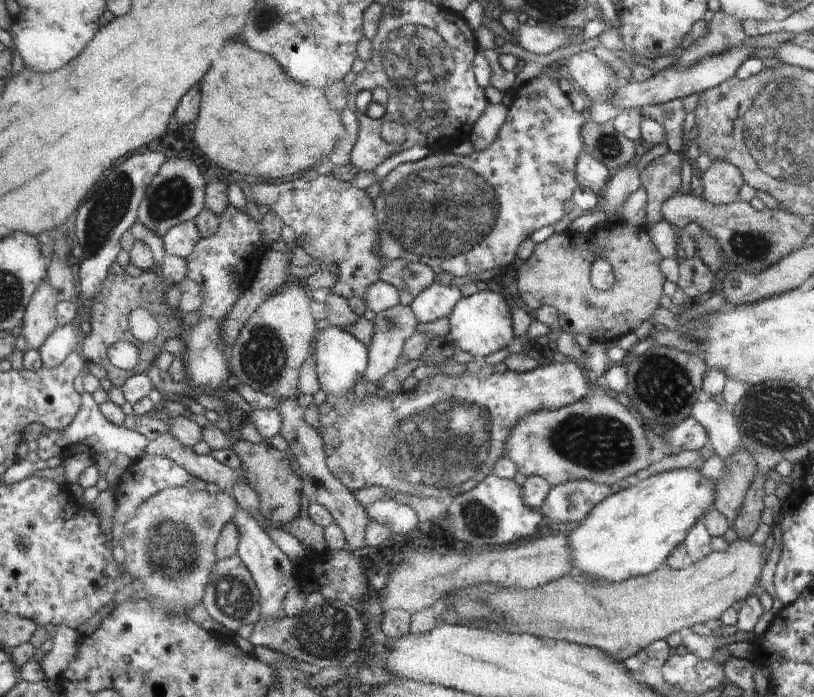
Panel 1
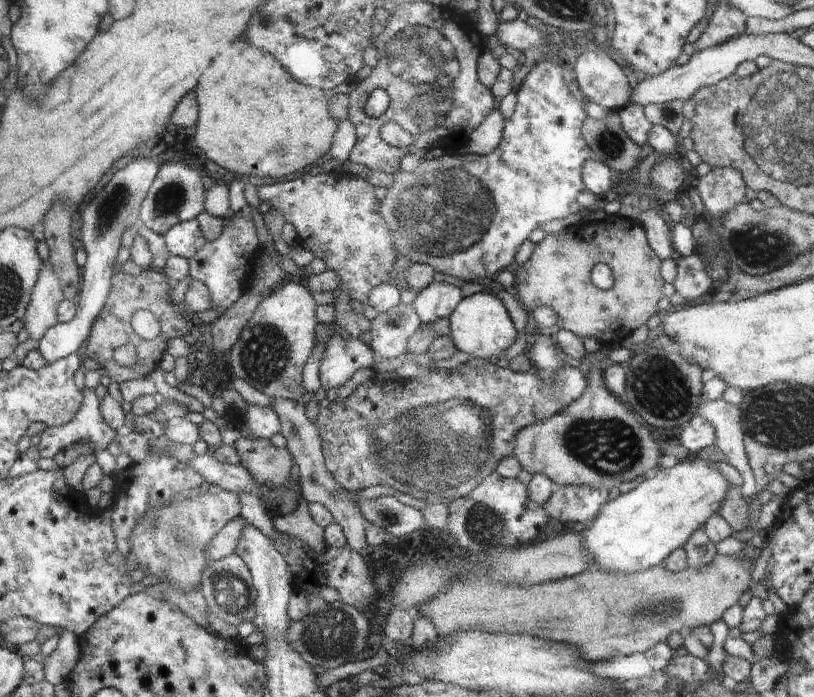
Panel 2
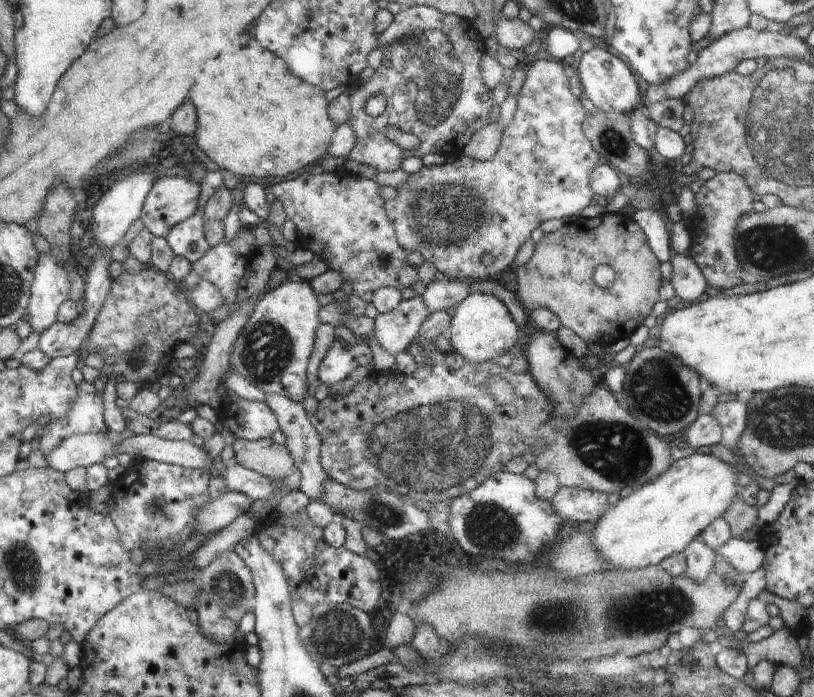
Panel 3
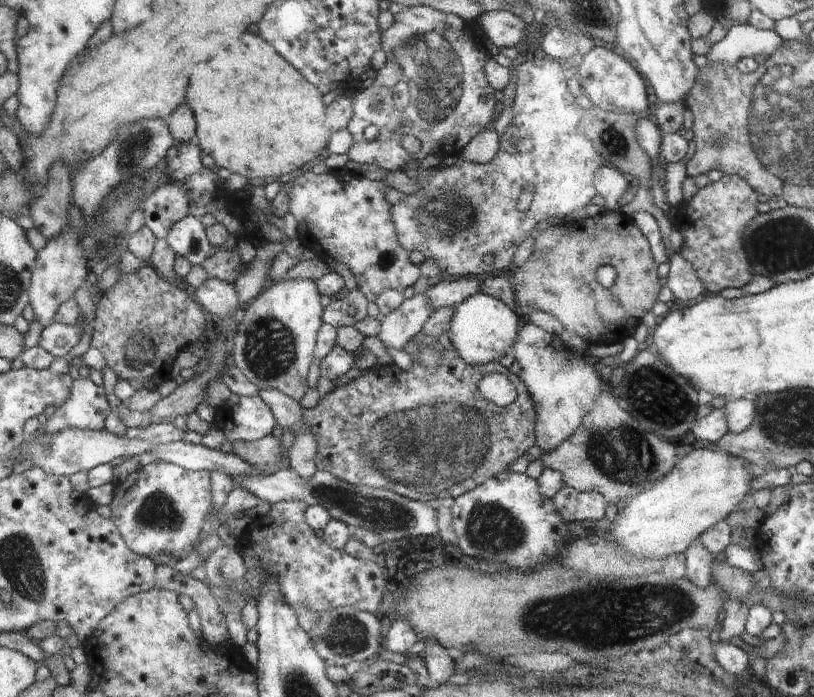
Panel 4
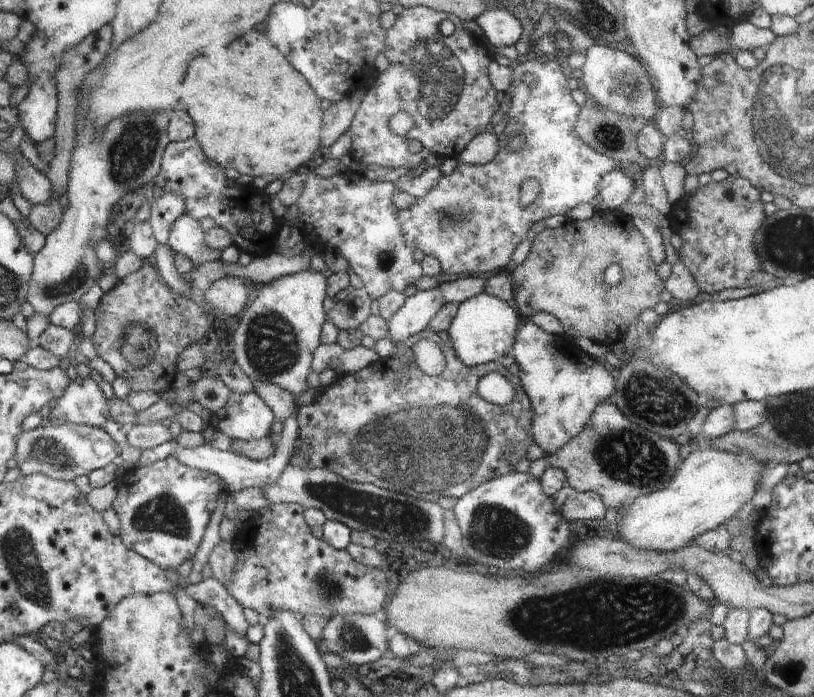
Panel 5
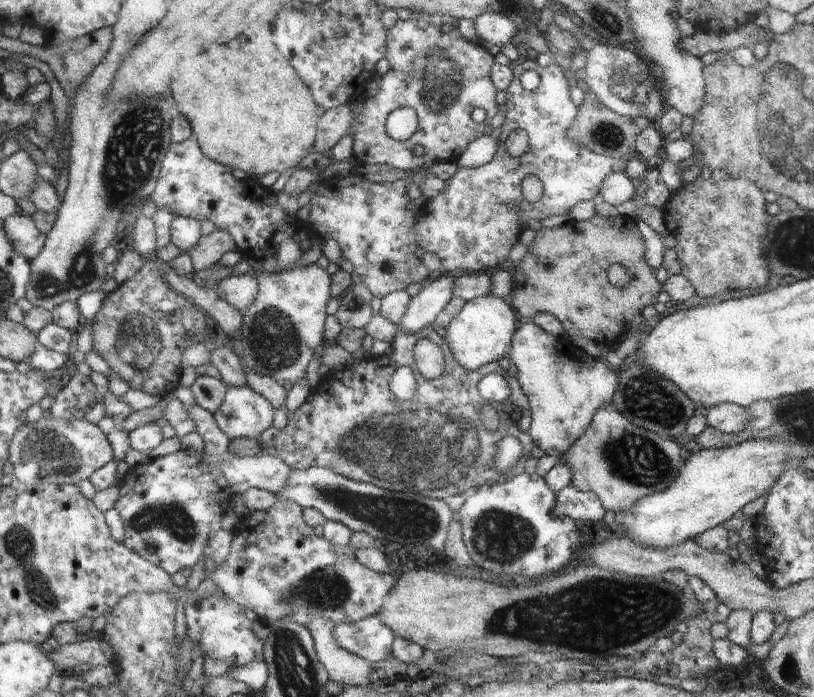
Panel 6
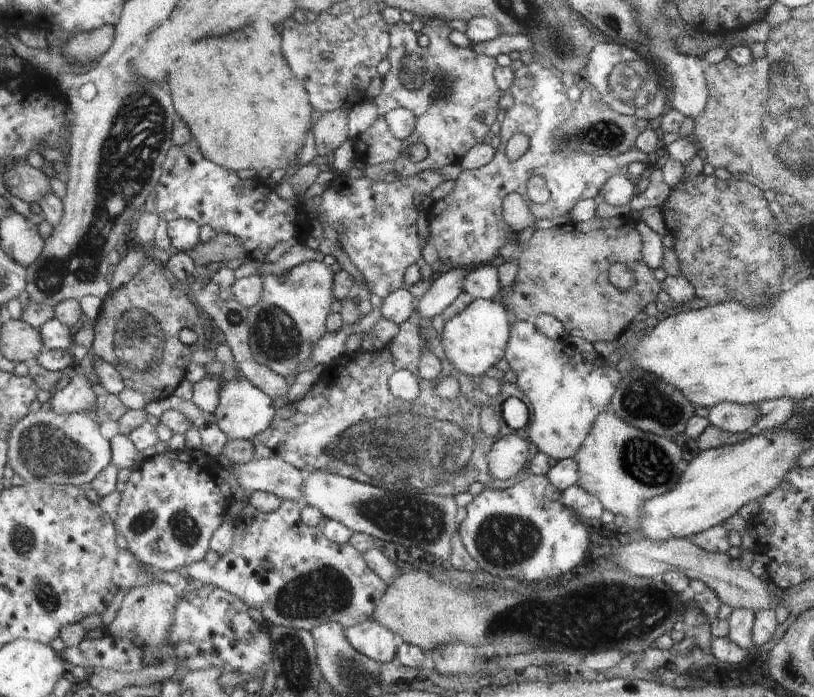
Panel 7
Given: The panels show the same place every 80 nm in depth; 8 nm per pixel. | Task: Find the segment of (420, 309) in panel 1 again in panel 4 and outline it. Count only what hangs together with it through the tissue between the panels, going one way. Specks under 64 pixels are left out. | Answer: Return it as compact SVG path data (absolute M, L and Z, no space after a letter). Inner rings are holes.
M444 277L433 287L428 287L425 293L434 310L440 307L456 307L469 296L476 295L481 290L481 283L476 277L466 277L457 281Z

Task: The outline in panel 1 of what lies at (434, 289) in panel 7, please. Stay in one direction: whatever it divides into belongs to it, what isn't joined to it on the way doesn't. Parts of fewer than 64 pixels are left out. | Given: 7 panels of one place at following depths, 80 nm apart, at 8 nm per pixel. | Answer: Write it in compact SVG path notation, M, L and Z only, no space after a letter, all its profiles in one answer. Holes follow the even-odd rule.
M400 302L392 308L376 313L374 323L374 334L371 343L368 345L369 362L365 368L366 382L380 382L390 370L394 370L400 363L399 359L403 354L403 346L407 338L410 338L418 326L417 316L413 313L410 305L404 306Z

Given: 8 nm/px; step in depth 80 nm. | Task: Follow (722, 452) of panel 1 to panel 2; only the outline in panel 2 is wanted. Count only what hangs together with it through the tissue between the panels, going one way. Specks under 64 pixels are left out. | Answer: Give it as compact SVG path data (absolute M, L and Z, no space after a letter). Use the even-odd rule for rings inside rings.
M720 398L702 404L699 415L709 420L710 424L713 424L717 436L716 445L726 455L726 462L740 472L744 480L740 486L742 496L746 502L751 503L757 500L757 488L753 470L750 468L745 453L740 412L739 405L730 404Z

